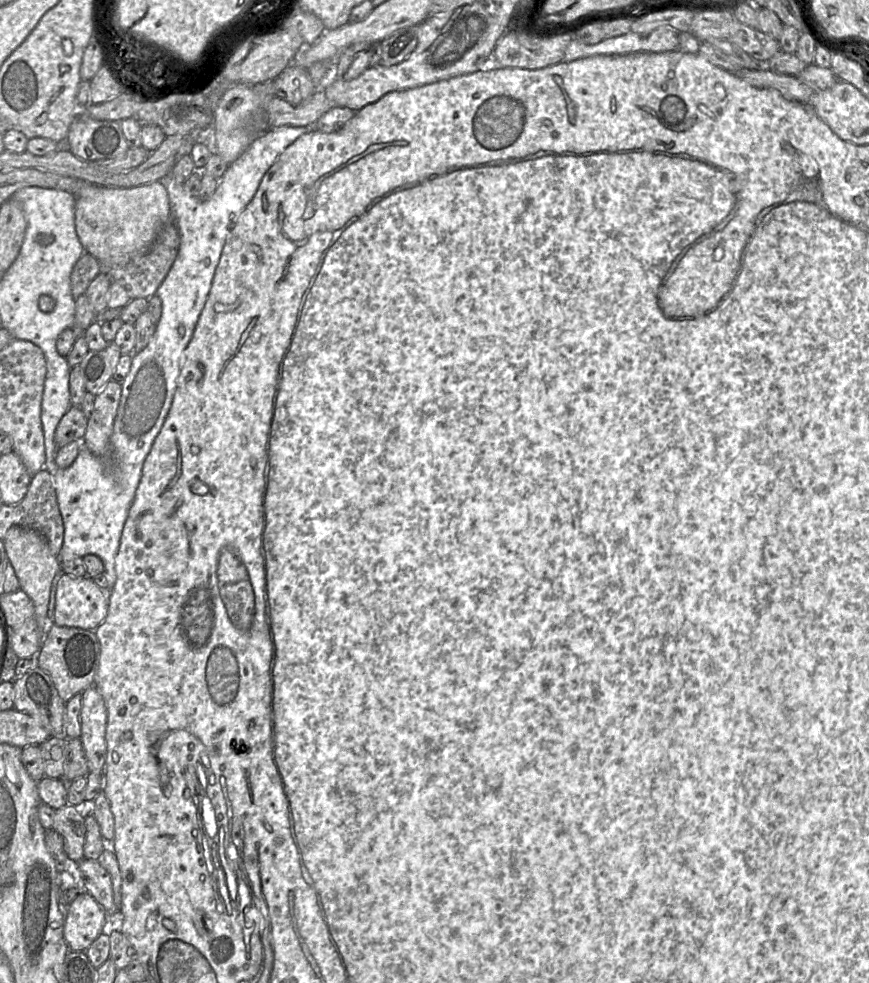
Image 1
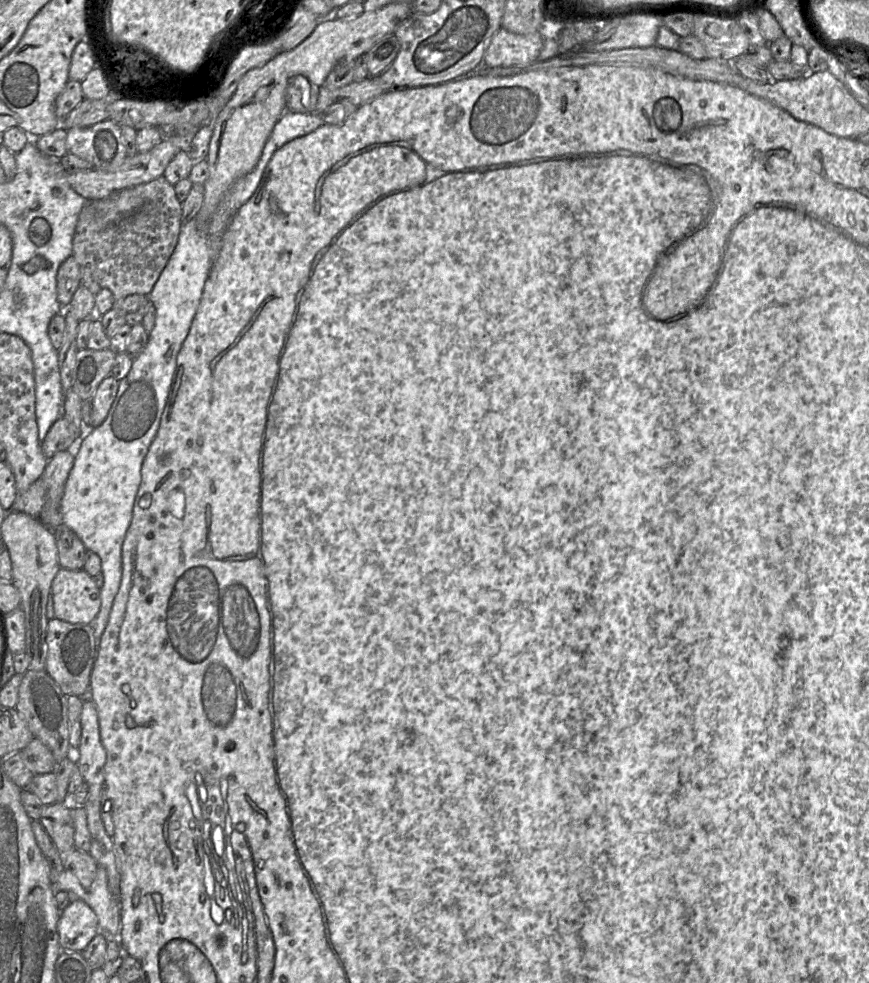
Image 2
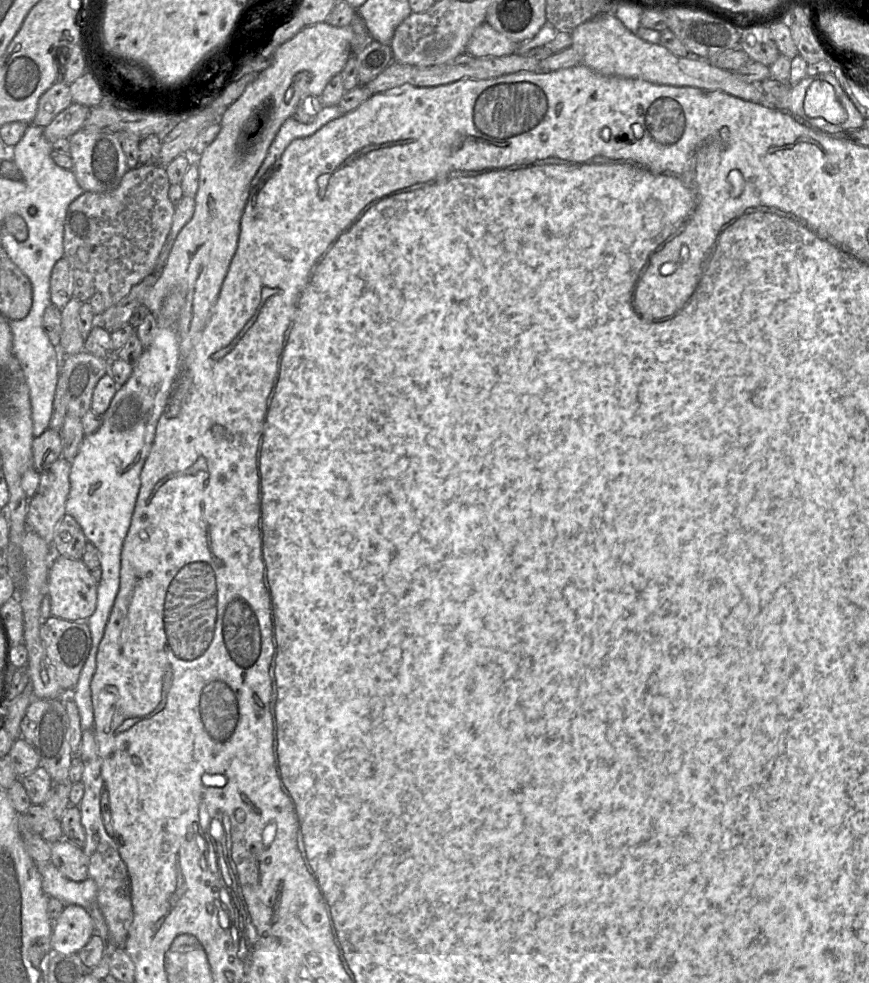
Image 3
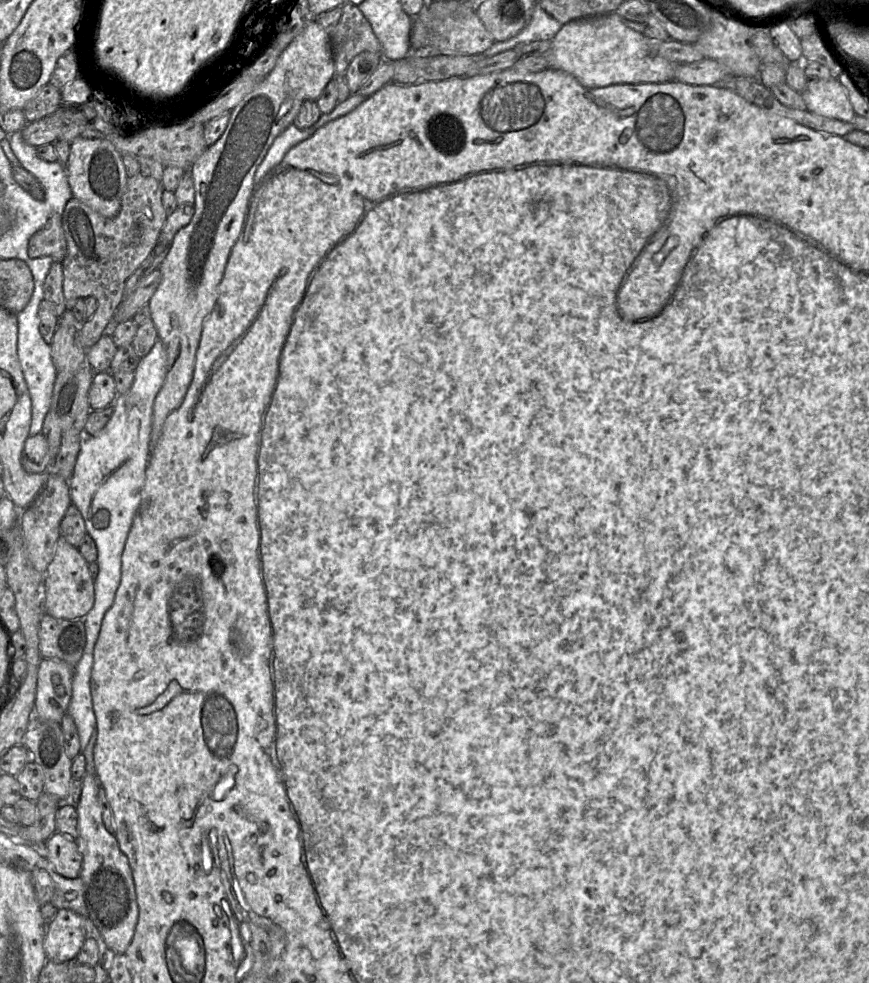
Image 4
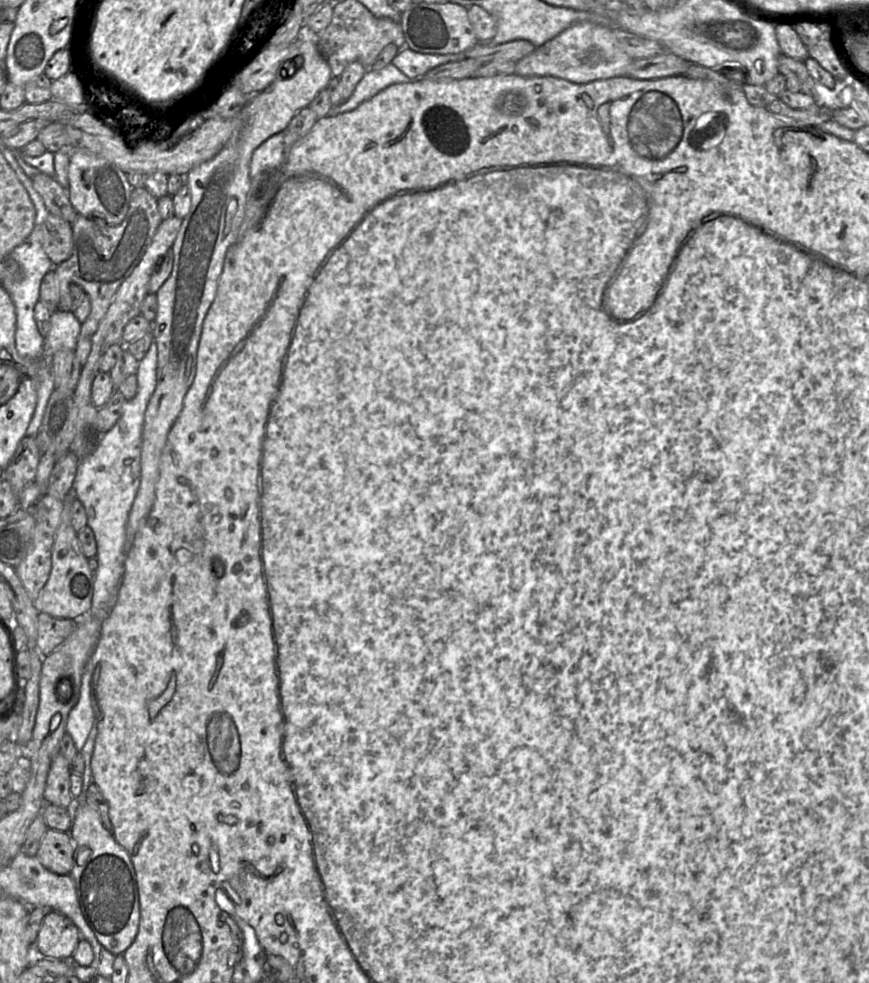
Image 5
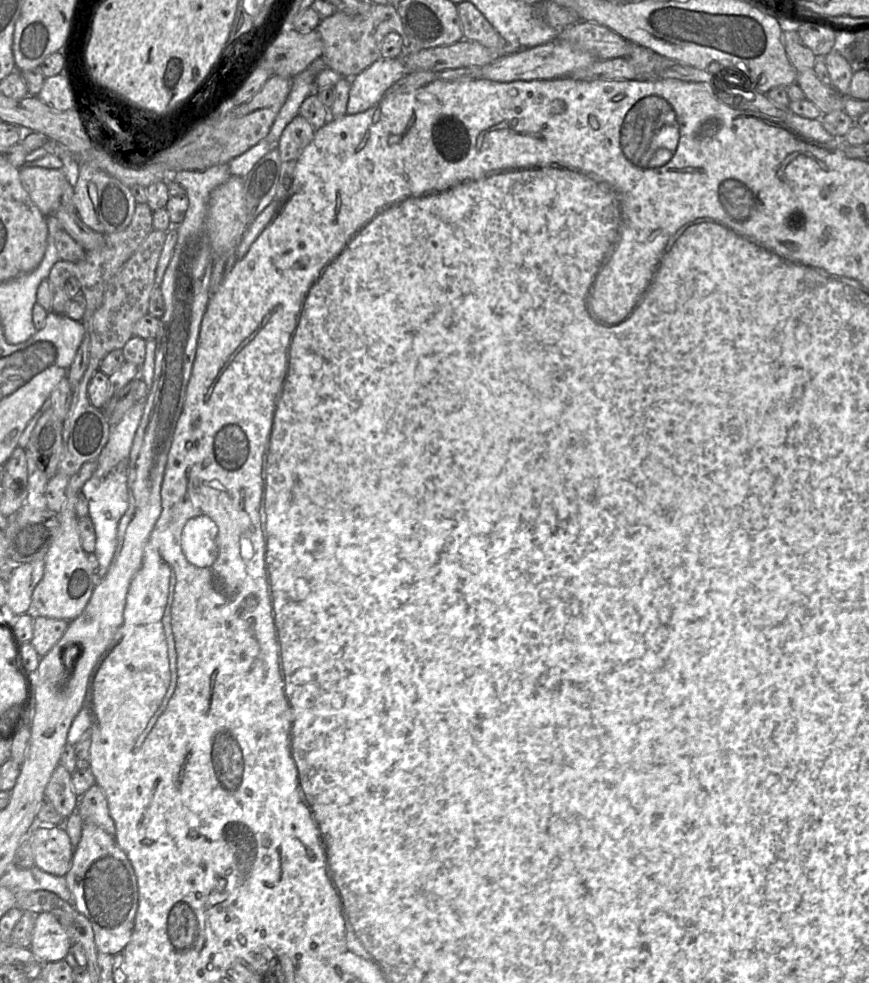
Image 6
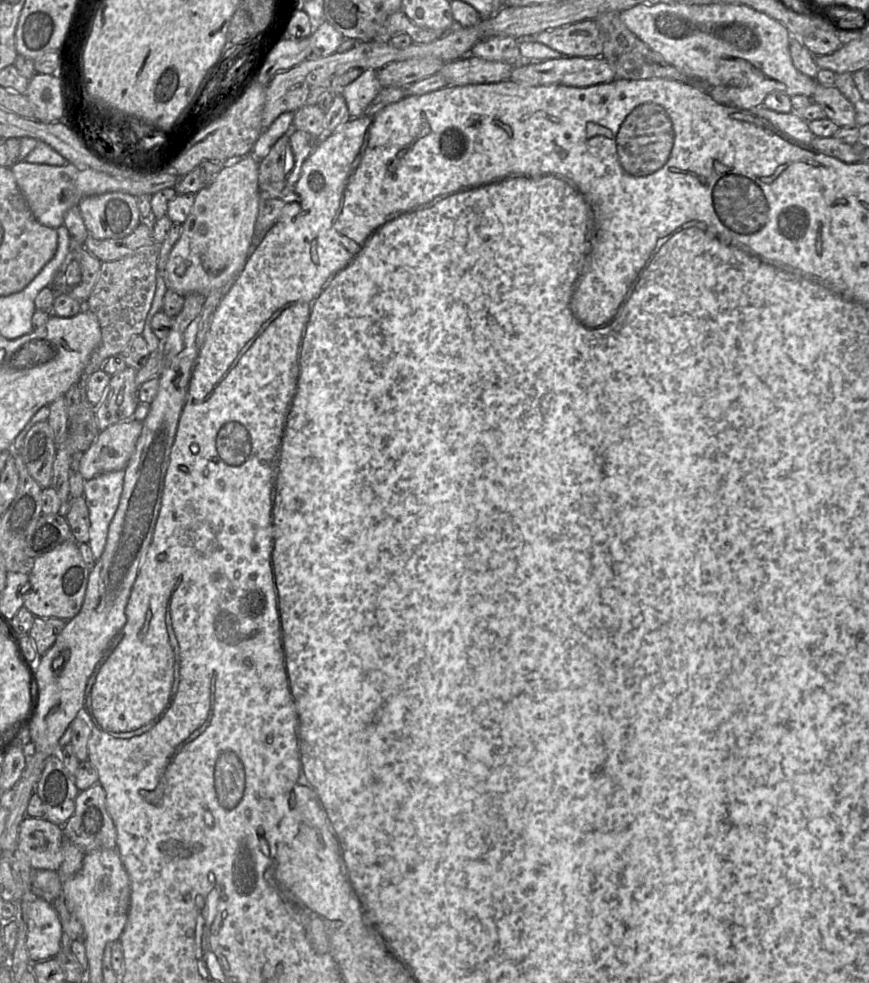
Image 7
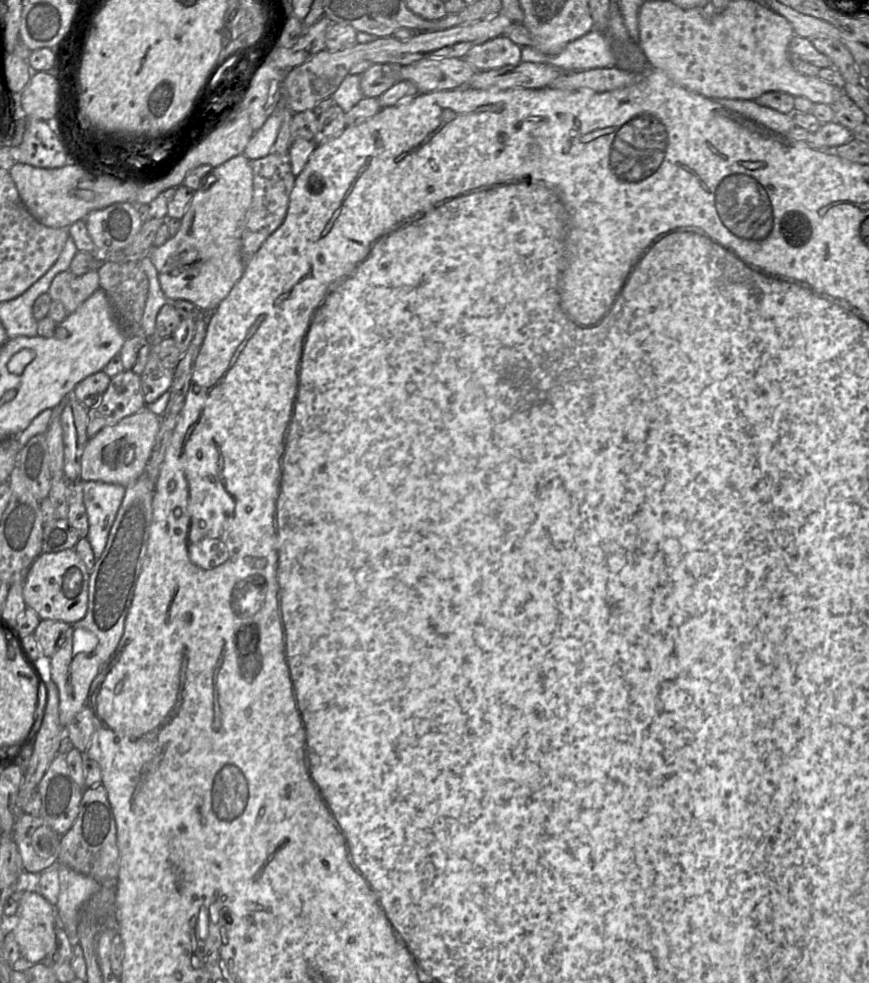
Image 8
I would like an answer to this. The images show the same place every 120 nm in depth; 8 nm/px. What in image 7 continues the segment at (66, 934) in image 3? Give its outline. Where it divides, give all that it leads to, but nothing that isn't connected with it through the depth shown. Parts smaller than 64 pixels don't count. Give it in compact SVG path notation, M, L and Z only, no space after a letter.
M36 898L27 907L27 949L31 964L55 957L64 945L68 945L68 940L56 910L43 898Z

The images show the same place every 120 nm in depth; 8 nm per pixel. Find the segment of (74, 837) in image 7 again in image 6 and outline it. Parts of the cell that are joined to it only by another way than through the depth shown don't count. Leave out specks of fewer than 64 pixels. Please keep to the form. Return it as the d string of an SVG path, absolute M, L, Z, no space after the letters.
M94 783L81 797L77 805L83 823L94 824L115 837L116 828L110 816L103 790Z

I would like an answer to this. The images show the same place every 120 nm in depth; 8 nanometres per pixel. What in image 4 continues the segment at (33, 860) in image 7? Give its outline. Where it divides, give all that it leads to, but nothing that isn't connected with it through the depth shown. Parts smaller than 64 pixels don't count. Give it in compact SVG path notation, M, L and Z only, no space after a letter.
M55 831L43 844L41 850L61 876L74 879L80 875L82 856L75 839Z

